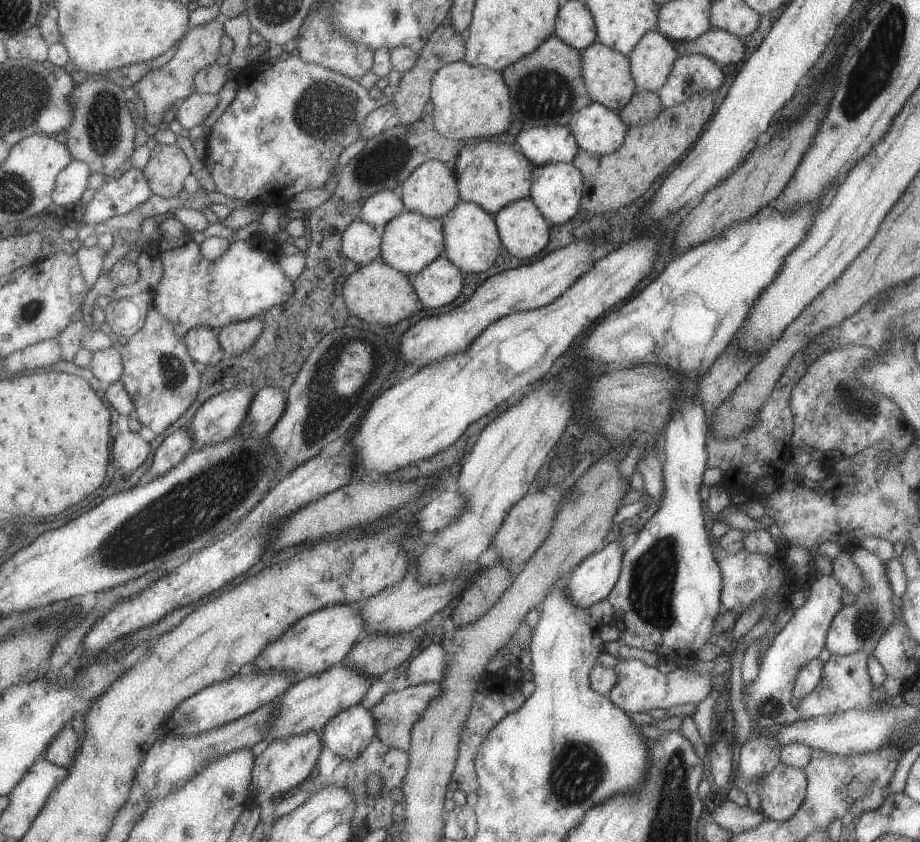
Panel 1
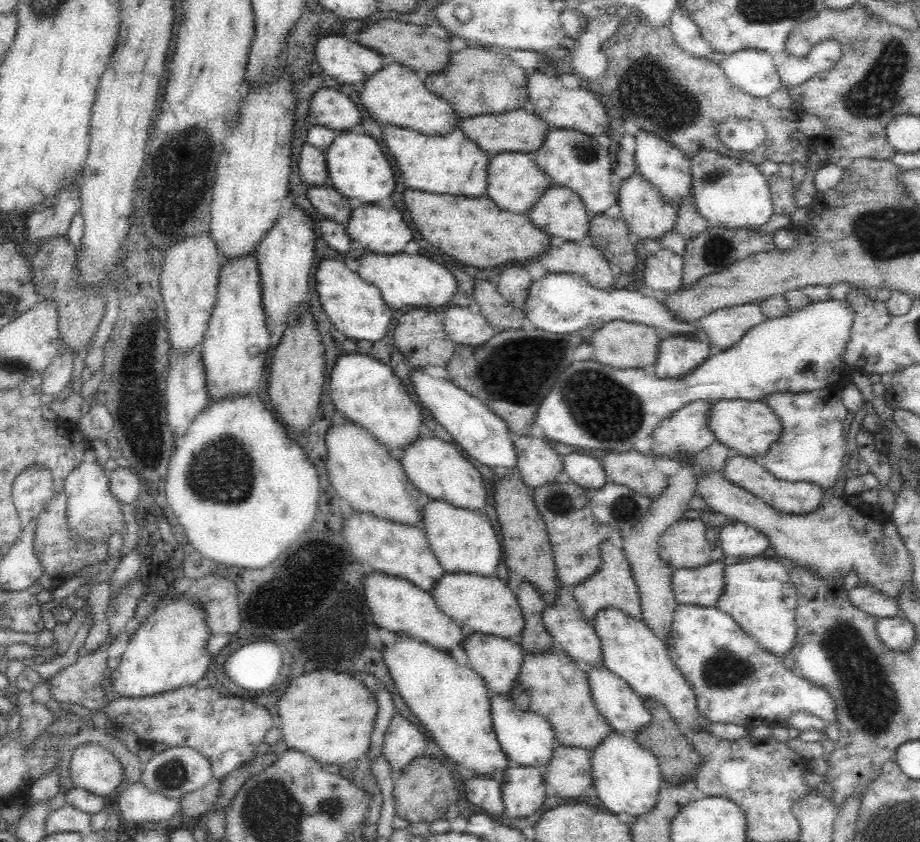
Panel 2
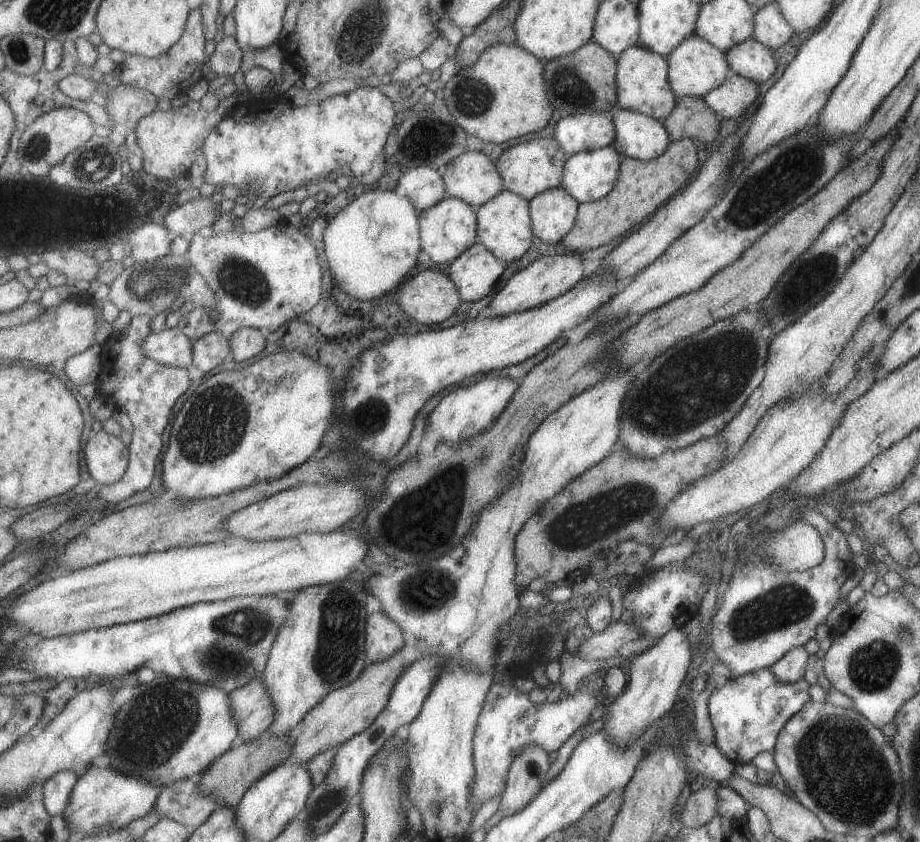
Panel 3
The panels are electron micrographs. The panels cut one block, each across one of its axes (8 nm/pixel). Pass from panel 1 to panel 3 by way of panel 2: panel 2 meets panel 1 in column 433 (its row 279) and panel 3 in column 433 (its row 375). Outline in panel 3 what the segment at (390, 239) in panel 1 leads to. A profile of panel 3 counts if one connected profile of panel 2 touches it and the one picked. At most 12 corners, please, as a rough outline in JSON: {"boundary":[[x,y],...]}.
{"boundary":[[447,197],[420,213],[425,251],[457,261],[478,241],[477,208]]}

